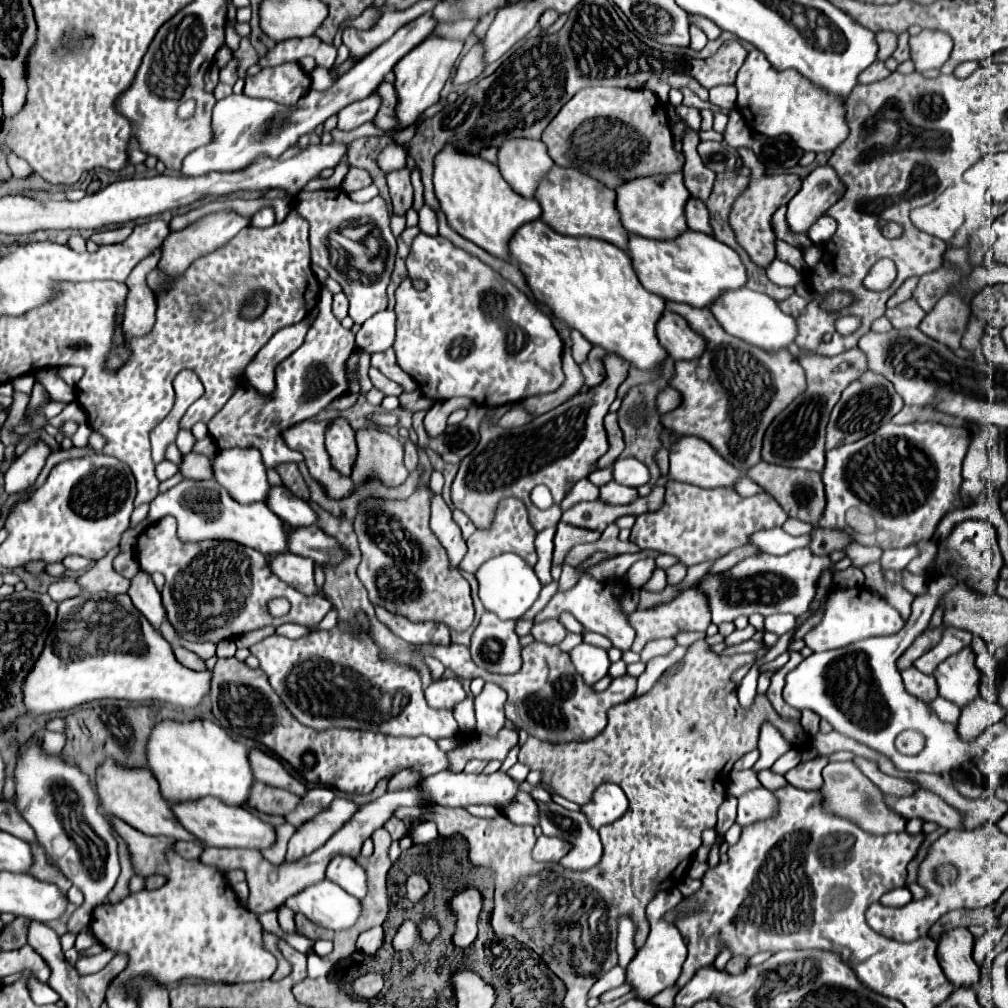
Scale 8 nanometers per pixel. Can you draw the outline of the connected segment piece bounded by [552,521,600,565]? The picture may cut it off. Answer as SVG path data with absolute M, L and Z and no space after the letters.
M564 521L558 523L558 531L554 537L554 565L560 565L566 557L566 553L580 543L592 543L600 537L598 531L588 531L588 529L580 529L576 525L568 525Z

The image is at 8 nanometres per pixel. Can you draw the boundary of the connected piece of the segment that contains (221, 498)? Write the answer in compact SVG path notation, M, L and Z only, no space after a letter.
M184 479L170 491L158 495L150 503L148 519L152 523L160 521L162 517L172 515L178 521L178 535L184 541L204 541L204 539L228 539L236 541L240 545L252 547L266 555L268 559L288 553L288 531L284 527L284 521L268 509L264 503L252 503L252 505L240 505L236 503L220 483L212 481L188 481Z

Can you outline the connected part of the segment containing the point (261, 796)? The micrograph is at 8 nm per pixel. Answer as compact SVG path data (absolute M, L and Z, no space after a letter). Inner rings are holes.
M256 783L256 787L252 789L252 801L248 801L252 809L266 815L288 815L296 809L298 803L300 797L292 795L290 791L268 787L264 783Z

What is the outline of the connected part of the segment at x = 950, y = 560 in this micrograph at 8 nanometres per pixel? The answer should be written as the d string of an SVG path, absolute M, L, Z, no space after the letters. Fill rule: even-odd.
M978 519L958 523L948 535L948 539L938 545L938 563L944 569L944 573L958 575L958 579L970 585L974 591L980 591L984 595L996 593L996 581L1004 561L998 549L994 525L988 521L978 521ZM946 563L950 565L950 569L946 569Z

